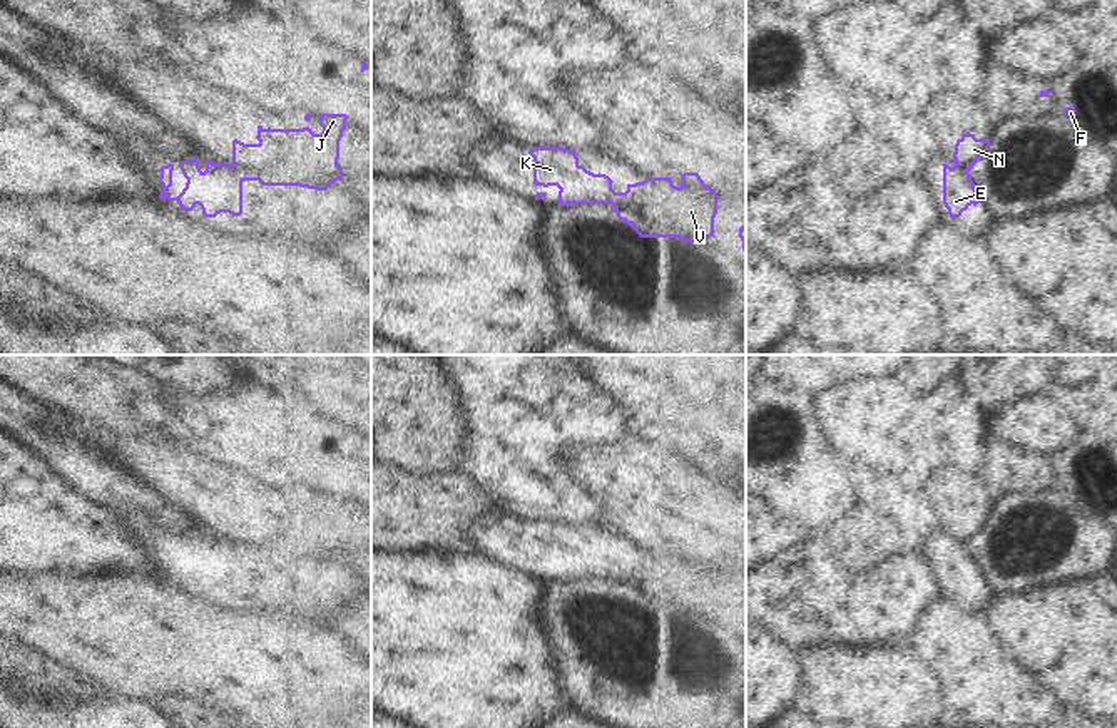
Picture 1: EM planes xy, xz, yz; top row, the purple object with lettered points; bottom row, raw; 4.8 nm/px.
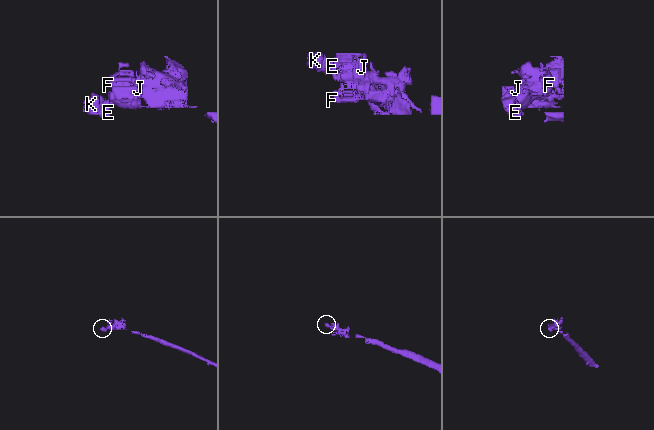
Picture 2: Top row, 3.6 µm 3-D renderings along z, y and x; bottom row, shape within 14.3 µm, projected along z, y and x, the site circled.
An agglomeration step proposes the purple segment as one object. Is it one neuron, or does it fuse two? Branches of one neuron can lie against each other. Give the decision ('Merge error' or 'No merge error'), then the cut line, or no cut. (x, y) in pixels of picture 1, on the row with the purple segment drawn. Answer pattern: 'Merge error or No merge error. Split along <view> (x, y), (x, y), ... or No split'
Merge error. Split along yz (952, 168), (967, 173)

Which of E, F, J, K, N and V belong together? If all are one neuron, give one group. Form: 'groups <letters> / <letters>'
groups E K / F J N V

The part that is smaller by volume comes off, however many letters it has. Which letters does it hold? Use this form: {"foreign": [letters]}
{"foreign": ["E", "K"]}

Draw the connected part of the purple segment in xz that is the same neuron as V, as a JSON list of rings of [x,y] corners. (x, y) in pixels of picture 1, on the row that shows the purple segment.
[[[697,172],[681,174],[682,186],[672,184],[671,177],[650,177],[627,184],[625,192],[612,189],[612,206],[617,218],[632,226],[640,238],[679,238],[696,243],[699,238],[714,236],[714,218],[717,214],[717,192],[704,184]]]

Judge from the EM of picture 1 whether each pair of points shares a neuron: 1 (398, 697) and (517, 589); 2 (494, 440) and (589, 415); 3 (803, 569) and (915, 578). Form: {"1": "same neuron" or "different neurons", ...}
{"1": "same neuron", "2": "same neuron", "3": "same neuron"}

